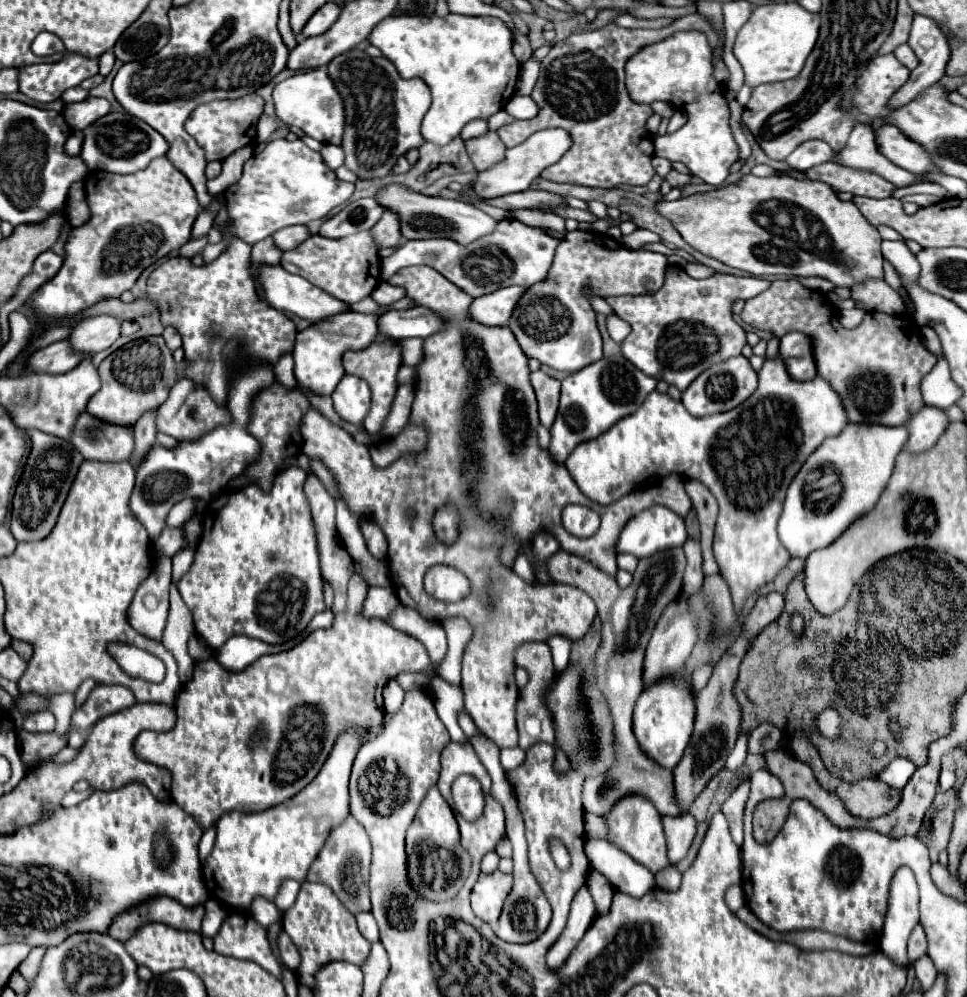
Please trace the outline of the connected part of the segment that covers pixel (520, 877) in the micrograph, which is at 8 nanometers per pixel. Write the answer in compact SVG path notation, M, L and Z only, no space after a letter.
M477 735L471 739L471 745L475 747L481 763L487 767L491 779L493 779L493 795L495 799L503 805L505 809L505 821L507 821L507 837L511 839L513 843L513 861L515 861L515 867L513 867L513 877L515 877L515 883L513 883L513 891L509 893L507 901L505 901L505 907L503 907L503 913L501 913L501 919L499 919L499 929L497 929L497 935L503 939L503 941L509 941L509 943L531 943L535 941L549 925L551 921L551 905L543 893L543 889L539 887L537 879L533 877L531 869L529 869L529 861L527 861L527 841L525 841L525 833L523 833L523 817L519 813L519 807L517 807L517 801L515 801L515 793L511 789L511 785L507 785L507 779L505 779L505 769L501 767L499 763L499 747L495 743L491 743L485 735Z

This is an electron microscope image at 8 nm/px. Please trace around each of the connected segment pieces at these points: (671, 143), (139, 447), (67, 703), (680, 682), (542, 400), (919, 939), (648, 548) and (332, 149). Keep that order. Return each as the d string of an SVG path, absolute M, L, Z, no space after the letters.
M679 31L665 41L643 47L627 61L627 89L637 103L663 99L689 115L689 121L673 135L653 137L655 155L681 161L687 169L713 187L721 187L729 167L737 161L737 143L729 127L729 107L725 105L723 85L713 79L711 47L699 31Z
M155 411L153 413L145 413L137 425L135 425L135 453L131 457L133 465L139 465L139 461L143 461L143 453L147 453L147 449L151 445L155 445Z
M75 693L51 697L51 711L56 717L56 733L65 736L70 727L71 713L75 711Z
M681 671L675 679L663 679L659 685L651 685L651 689L643 689L639 701L633 711L633 733L637 737L639 747L655 759L661 767L673 769L691 739L695 721L695 695L691 689L691 681Z
M535 371L531 373L531 383L537 395L537 403L539 403L539 421L549 429L557 415L561 381L545 375L543 371Z
M917 925L909 937L909 945L907 945L907 955L909 955L909 963L915 963L919 957L923 957L927 953L927 937L923 933L923 927Z
M653 505L635 515L623 527L615 545L615 553L631 553L641 559L671 547L681 547L685 541L687 531L683 519L663 505Z
M323 145L319 155L323 157L323 163L329 169L337 169L337 167L343 165L343 149L337 147L337 145Z

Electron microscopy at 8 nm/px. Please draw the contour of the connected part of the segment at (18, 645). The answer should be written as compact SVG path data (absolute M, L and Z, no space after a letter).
M13 639L11 647L13 647L13 649L15 649L15 653L17 653L17 655L21 655L25 661L29 661L29 659L31 659L31 655L33 655L33 645L31 645L31 643L27 643L27 641Z

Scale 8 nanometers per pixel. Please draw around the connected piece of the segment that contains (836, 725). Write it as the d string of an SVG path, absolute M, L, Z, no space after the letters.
M827 707L823 713L817 715L817 719L815 719L815 729L817 729L819 735L825 738L836 739L840 735L840 722L839 713L837 713L835 709Z

